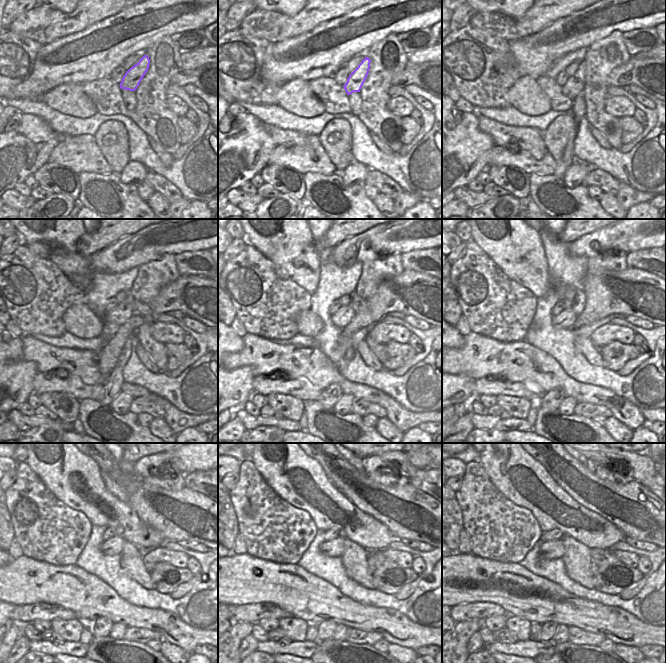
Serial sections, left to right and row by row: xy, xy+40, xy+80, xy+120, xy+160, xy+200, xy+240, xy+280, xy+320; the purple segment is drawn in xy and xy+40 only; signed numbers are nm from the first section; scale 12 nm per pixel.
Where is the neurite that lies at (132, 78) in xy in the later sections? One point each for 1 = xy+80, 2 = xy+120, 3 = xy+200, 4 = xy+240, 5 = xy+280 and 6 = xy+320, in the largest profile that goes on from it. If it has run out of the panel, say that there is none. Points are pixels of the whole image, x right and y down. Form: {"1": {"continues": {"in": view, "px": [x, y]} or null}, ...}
{"1": {"continues": {"in": "xy+80", "px": [574, 86]}}, "2": {"continues": {"in": "xy+120", "px": [123, 312]}}, "3": {"continues": {"in": "xy+200", "px": [566, 319]}}, "4": {"continues": {"in": "xy+240", "px": [114, 546]}}, "5": {"continues": {"in": "xy+280", "px": [333, 548]}}, "6": {"continues": {"in": "xy+320", "px": [552, 550]}}}

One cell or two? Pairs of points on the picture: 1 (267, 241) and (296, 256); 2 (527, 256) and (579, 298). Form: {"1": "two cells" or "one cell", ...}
{"1": "one cell", "2": "one cell"}

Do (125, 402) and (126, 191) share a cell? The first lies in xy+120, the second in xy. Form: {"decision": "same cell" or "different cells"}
{"decision": "different cells"}

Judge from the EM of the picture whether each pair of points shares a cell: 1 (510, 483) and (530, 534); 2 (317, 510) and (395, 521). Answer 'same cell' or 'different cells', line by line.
1: different cells
2: different cells

